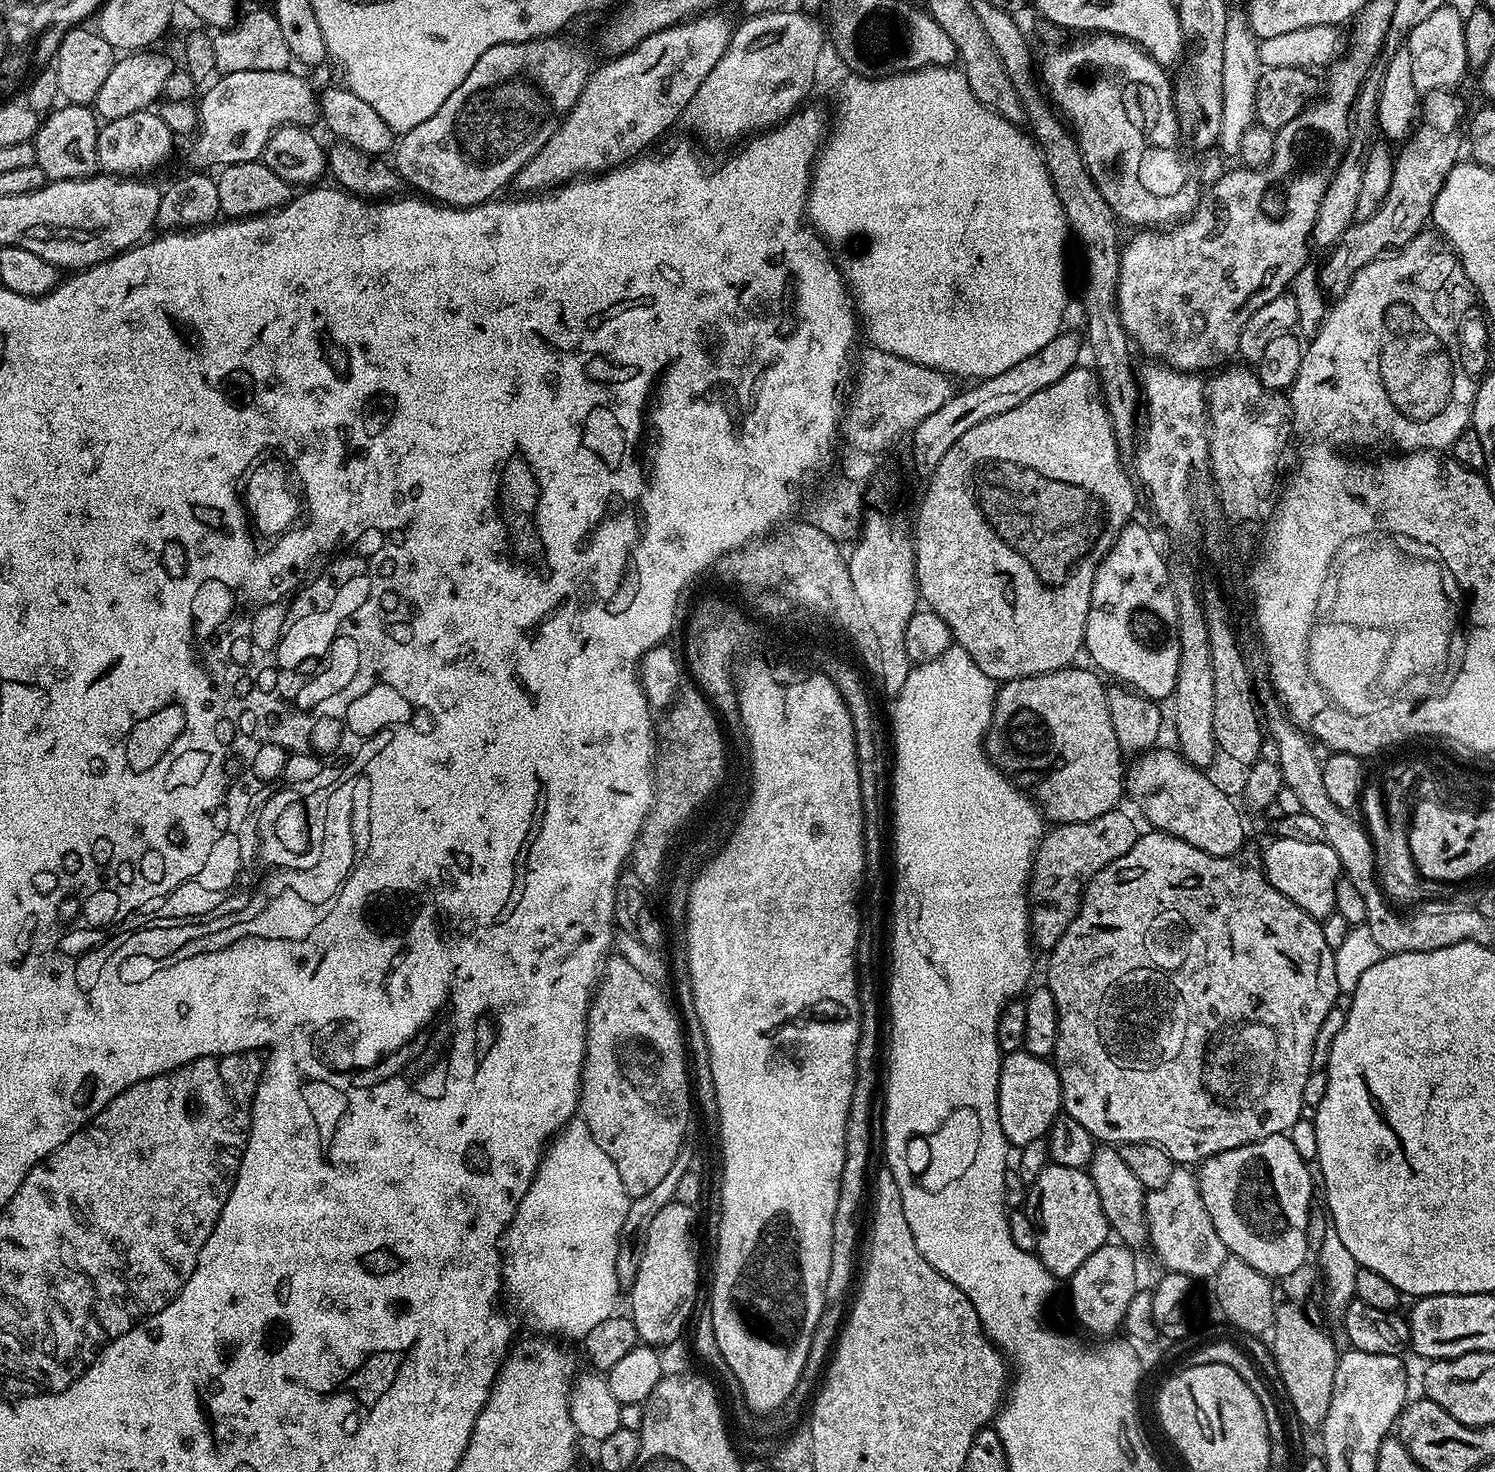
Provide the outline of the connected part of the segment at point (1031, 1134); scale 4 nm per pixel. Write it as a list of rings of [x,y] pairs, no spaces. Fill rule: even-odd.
[[[1026,1051],[1009,1052],[1001,1059],[998,1078],[998,1118],[1002,1122],[1002,1134],[1006,1134],[1009,1145],[1019,1150],[1030,1142],[1043,1140],[1050,1126],[1062,1112],[1062,1086],[1056,1073],[1055,1063],[1043,1056],[1035,1056]]]

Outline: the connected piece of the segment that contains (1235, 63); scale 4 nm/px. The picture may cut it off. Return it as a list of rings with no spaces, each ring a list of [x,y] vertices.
[[[1229,11],[1222,50],[1222,130],[1218,141],[1218,148],[1224,152],[1239,153],[1242,134],[1257,123],[1256,91],[1261,71],[1258,37],[1249,28],[1247,15],[1243,11]]]

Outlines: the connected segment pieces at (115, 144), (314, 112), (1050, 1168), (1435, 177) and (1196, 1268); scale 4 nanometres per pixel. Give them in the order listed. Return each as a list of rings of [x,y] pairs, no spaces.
[[[140,109],[134,114],[107,121],[96,133],[99,171],[109,176],[125,178],[152,174],[148,172],[154,171],[159,164],[164,164],[171,158],[172,140],[174,134],[170,126],[166,126],[159,113],[149,109]]]
[[[242,70],[241,72],[223,73],[208,89],[203,92],[198,100],[198,127],[191,137],[192,160],[197,169],[211,169],[211,164],[216,166],[237,164],[260,160],[264,155],[266,142],[279,128],[286,124],[311,125],[312,119],[318,116],[318,92],[312,89],[300,76],[295,76],[292,70],[271,72],[270,70]]]
[[[1051,1162],[1045,1164],[1038,1174],[1038,1178],[1027,1189],[1026,1208],[1036,1227],[1037,1246],[1035,1253],[1054,1278],[1061,1278],[1060,1276],[1071,1278],[1078,1270],[1078,1266],[1082,1266],[1082,1262],[1086,1262],[1086,1258],[1090,1258],[1090,1254],[1094,1254],[1094,1250],[1109,1243],[1108,1219],[1106,1214],[1102,1214],[1102,1202],[1098,1199],[1098,1190],[1094,1190],[1094,1182],[1089,1178],[1085,1169],[1071,1168]]]
[[[1452,90],[1434,91],[1423,97],[1418,109],[1418,123],[1411,135],[1403,141],[1404,149],[1394,156],[1392,182],[1386,198],[1374,215],[1353,223],[1351,228],[1345,230],[1342,249],[1349,273],[1365,268],[1385,254],[1405,248],[1419,232],[1425,231],[1431,221],[1438,190],[1442,190],[1442,182],[1446,182],[1450,170],[1461,159],[1460,140],[1462,144],[1466,112],[1464,116],[1463,98],[1454,93]]]
[[[1173,1167],[1170,1182],[1166,1182],[1162,1190],[1147,1193],[1146,1211],[1150,1248],[1156,1251],[1157,1258],[1165,1264],[1163,1267],[1167,1271],[1181,1272],[1193,1278],[1215,1277],[1222,1262],[1230,1254],[1222,1238],[1218,1238],[1214,1222],[1210,1222],[1210,1214],[1206,1214],[1206,1206],[1200,1193],[1200,1181],[1191,1167]]]

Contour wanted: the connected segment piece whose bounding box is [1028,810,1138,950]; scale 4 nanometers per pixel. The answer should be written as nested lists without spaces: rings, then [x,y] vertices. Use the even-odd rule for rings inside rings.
[[[1121,810],[1102,814],[1090,822],[1062,824],[1045,831],[1032,858],[1032,874],[1028,881],[1030,897],[1030,931],[1037,949],[1051,950],[1066,934],[1066,926],[1074,922],[1084,900],[1084,888],[1110,862],[1122,858],[1138,835],[1136,824]]]

